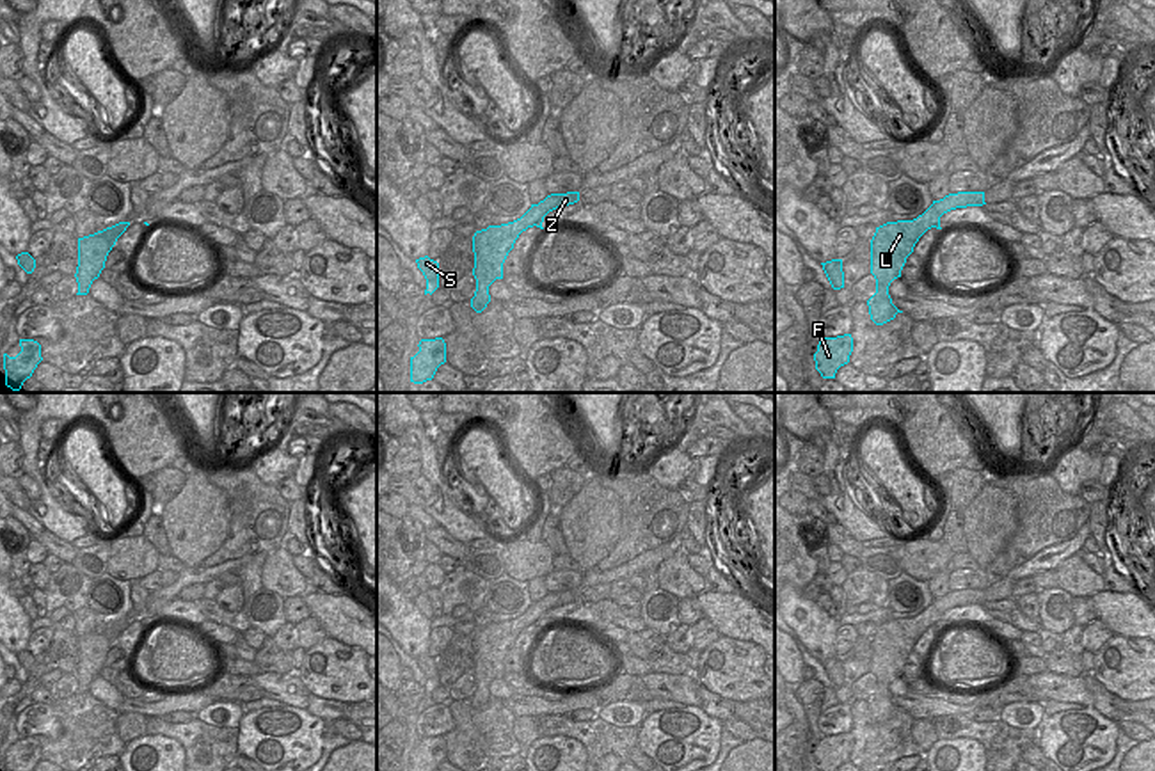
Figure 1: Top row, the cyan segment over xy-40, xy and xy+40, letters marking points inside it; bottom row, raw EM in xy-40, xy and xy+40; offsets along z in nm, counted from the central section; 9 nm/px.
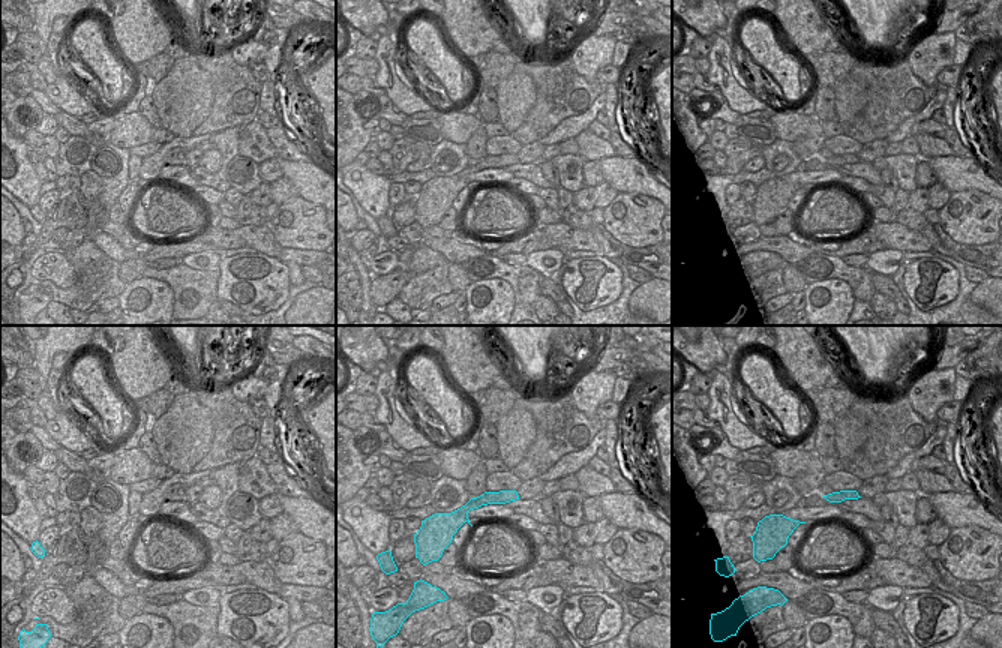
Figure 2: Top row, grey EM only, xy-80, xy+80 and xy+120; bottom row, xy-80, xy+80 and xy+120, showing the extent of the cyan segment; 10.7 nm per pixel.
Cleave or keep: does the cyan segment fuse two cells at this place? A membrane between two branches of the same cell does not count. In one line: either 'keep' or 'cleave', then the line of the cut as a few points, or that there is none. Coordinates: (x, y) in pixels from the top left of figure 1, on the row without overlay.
keep; cut none

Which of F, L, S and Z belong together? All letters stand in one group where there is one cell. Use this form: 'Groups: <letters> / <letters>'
Groups: F L S Z

